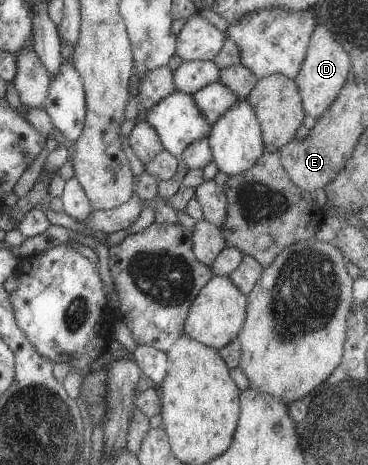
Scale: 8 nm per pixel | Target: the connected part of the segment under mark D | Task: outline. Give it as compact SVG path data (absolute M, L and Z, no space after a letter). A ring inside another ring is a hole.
M316 25L311 34L301 68L294 79L306 114L311 115L314 119L319 118L335 100L337 93L341 90L349 75L350 58L347 51L335 42L335 38L331 36L331 32L325 26Z

